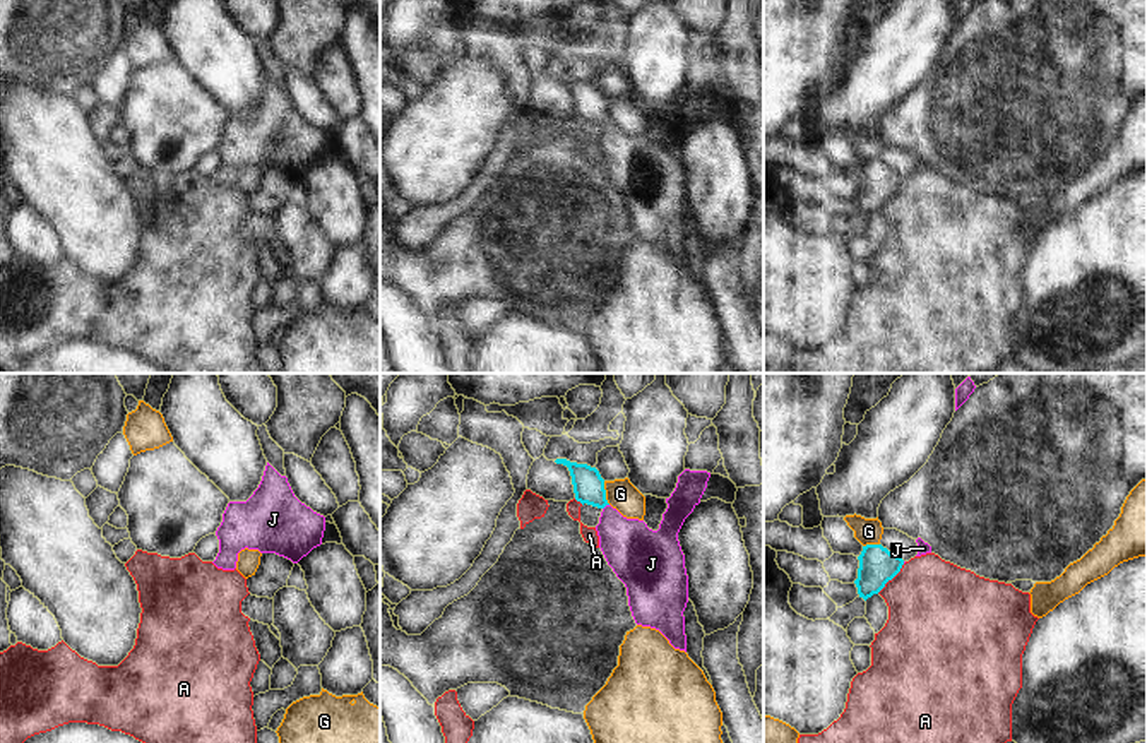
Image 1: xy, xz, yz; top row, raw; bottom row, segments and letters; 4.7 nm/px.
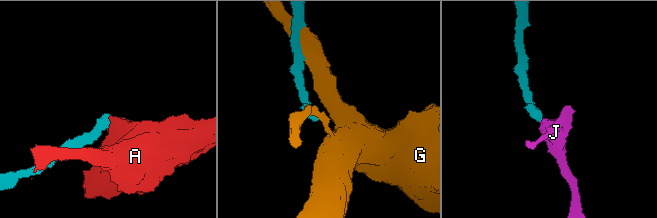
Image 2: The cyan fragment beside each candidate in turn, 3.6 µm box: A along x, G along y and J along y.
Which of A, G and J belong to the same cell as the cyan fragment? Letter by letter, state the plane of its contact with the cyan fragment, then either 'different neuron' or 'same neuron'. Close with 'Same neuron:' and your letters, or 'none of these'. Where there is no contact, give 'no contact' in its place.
A: yz | different neuron
G: xz | different neuron
J: xz | same neuron
Same neuron: J

